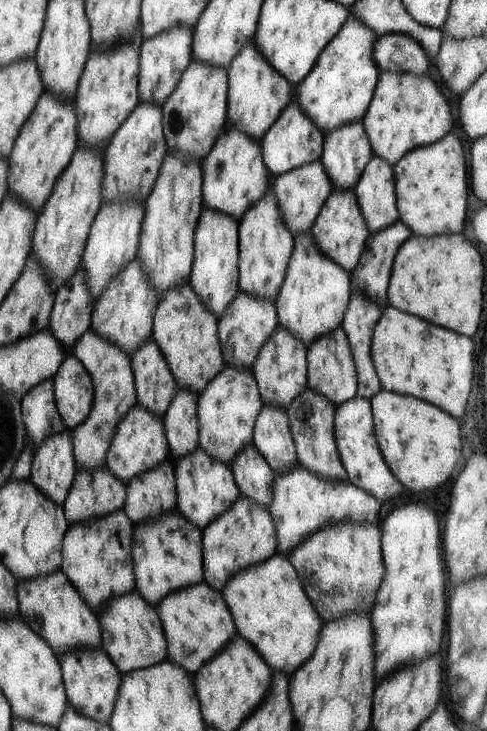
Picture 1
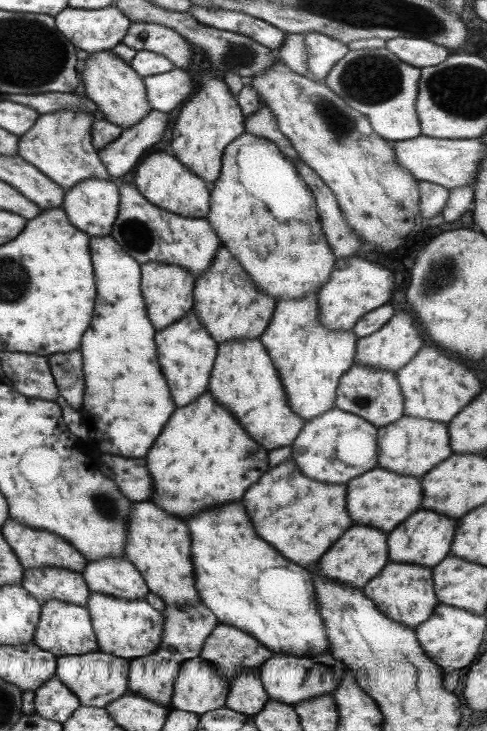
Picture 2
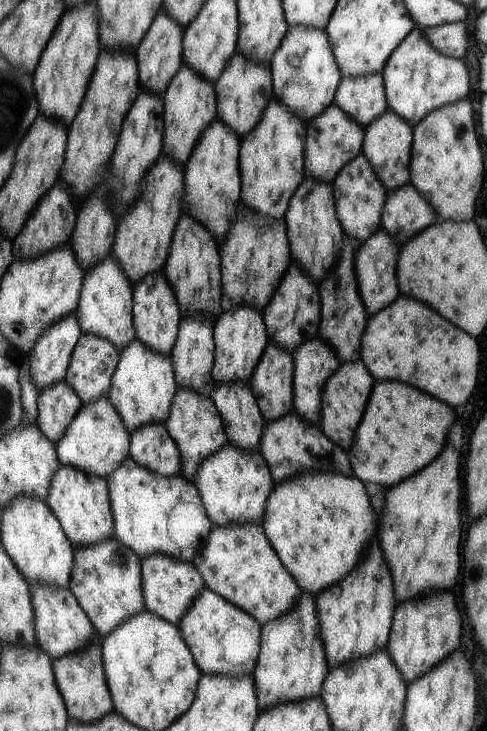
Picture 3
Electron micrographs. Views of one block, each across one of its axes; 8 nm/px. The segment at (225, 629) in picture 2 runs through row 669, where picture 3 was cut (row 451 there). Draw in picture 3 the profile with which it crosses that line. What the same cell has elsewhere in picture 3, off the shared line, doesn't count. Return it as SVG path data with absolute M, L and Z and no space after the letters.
M229 442L203 459L192 483L199 493L207 518L217 526L244 522L259 525L265 512L265 500L274 485L269 467L260 452L245 452Z

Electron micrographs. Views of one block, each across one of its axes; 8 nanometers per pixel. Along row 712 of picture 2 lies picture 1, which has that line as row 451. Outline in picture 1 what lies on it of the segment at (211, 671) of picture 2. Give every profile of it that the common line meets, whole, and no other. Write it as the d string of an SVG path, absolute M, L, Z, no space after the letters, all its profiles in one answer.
M199 442L193 451L177 459L172 458L172 462L176 490L175 508L189 522L203 530L209 521L220 515L238 495L230 466L222 463L220 459L212 459Z

